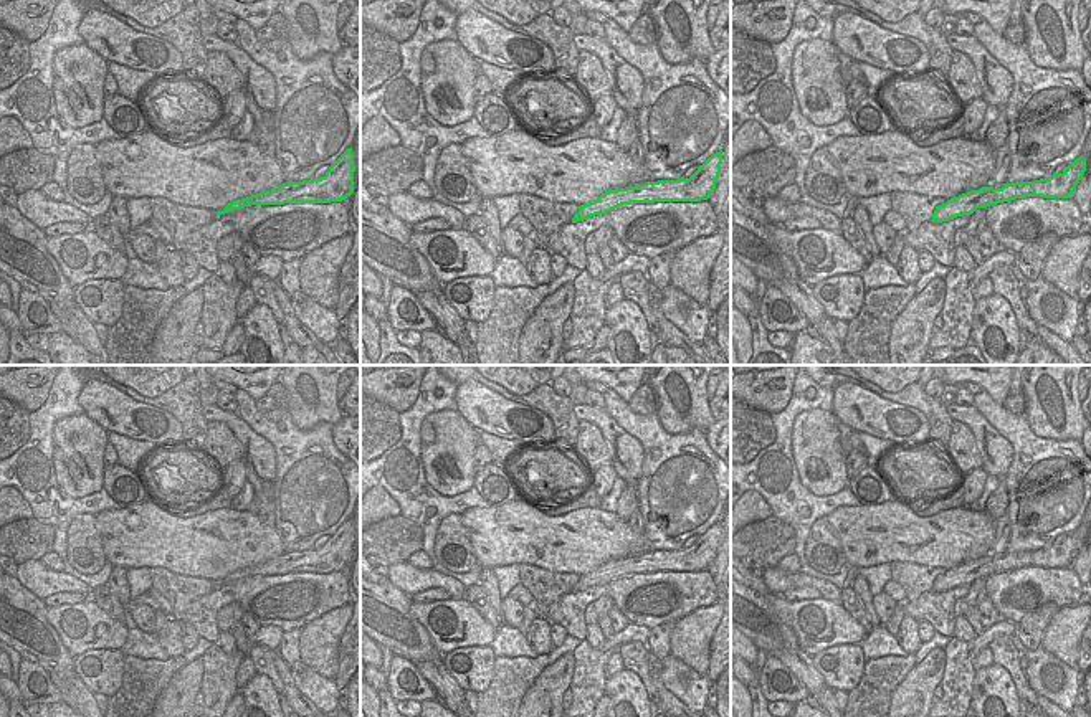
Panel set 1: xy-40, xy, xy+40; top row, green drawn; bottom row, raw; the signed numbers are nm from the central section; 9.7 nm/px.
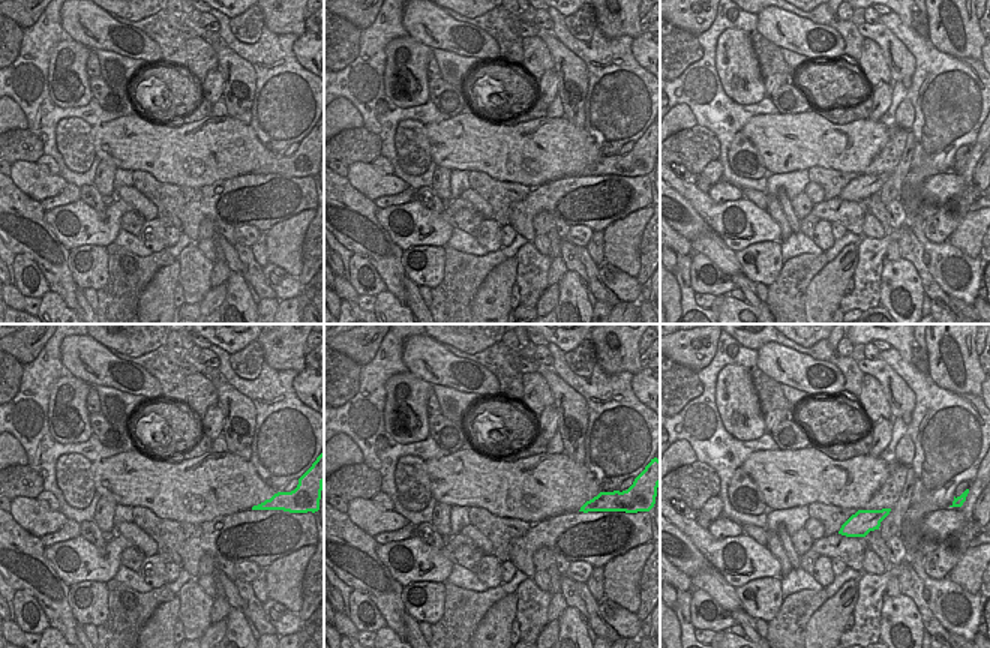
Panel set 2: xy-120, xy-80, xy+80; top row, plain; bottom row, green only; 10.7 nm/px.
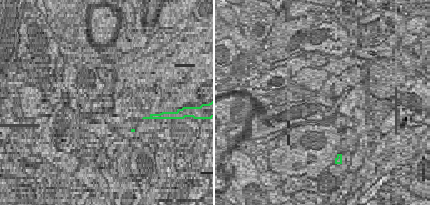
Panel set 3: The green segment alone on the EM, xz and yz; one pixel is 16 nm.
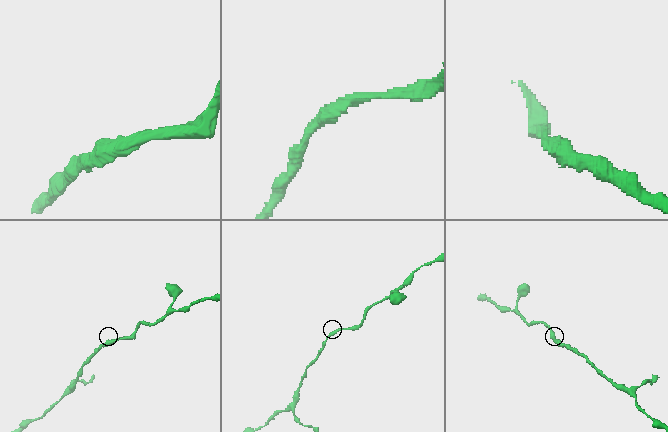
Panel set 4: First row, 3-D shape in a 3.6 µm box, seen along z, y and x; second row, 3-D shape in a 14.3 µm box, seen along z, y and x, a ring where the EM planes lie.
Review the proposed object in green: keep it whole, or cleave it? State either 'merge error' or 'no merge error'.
no merge error

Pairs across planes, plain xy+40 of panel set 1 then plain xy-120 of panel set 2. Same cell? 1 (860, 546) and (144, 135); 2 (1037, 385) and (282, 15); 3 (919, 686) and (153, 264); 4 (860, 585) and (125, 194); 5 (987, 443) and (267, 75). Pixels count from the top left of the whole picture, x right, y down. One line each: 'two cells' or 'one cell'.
1: one cell
2: one cell
3: two cells
4: two cells
5: two cells

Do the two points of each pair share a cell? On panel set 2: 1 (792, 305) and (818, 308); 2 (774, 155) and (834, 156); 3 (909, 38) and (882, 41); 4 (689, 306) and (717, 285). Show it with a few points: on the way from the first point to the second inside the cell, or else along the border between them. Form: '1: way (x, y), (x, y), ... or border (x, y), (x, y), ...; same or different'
1: border (816, 273), (806, 290), (803, 308); different
2: way (789, 153), (819, 153); same
3: border (879, 21), (914, 57), (914, 72); different
4: border (690, 258), (690, 287), (695, 293); different

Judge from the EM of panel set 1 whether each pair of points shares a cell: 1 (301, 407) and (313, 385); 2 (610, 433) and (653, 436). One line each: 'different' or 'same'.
1: same
2: different

